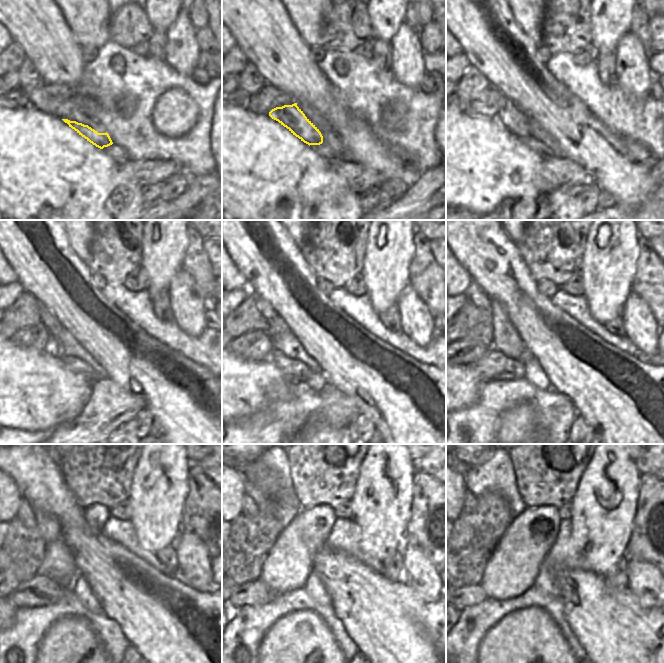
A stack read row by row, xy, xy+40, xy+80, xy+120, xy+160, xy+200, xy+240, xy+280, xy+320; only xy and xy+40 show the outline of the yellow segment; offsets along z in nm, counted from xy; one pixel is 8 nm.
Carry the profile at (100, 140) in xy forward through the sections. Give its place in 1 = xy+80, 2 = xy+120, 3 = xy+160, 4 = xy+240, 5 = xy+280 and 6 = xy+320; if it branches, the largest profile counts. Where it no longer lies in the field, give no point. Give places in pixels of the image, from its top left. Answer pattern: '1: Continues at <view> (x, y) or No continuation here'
1: Continues at xy+80 (509, 115)
2: Continues at xy+120 (60, 340)
3: Continues at xy+160 (284, 341)
4: Continues at xy+240 (25, 514)
5: Continues at xy+280 (249, 509)
6: Continues at xy+320 (470, 501)

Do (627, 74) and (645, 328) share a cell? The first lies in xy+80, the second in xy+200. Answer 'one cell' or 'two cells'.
one cell

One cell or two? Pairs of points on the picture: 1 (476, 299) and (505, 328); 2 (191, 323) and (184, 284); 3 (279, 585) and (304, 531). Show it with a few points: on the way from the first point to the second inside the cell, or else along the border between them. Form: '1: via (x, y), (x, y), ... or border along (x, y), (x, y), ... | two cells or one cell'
1: via (485, 304), (491, 306), (499, 314), (500, 319) | one cell
2: via (189, 313), (184, 302), (184, 294) | one cell
3: via (284, 572), (297, 544) | one cell

